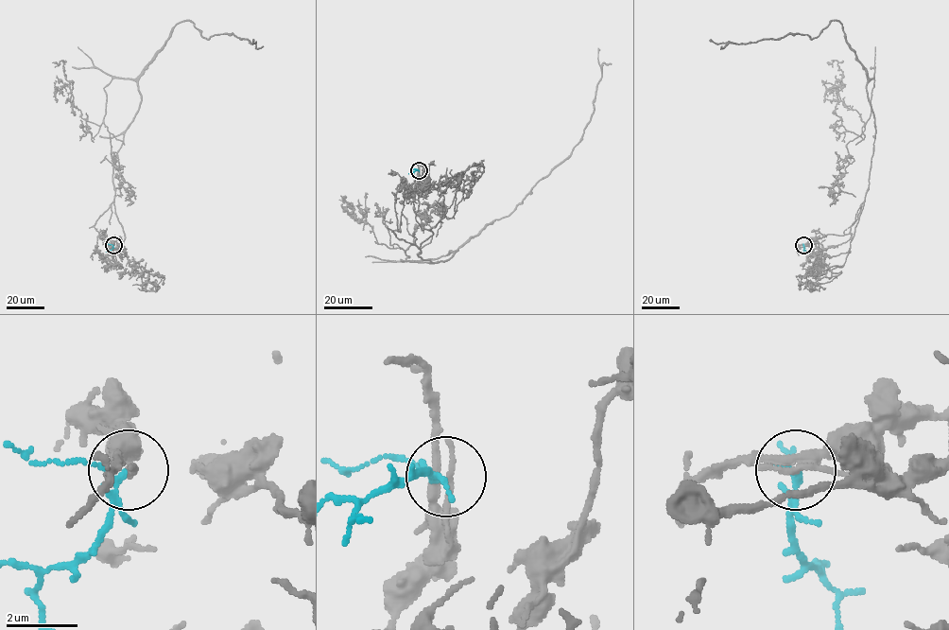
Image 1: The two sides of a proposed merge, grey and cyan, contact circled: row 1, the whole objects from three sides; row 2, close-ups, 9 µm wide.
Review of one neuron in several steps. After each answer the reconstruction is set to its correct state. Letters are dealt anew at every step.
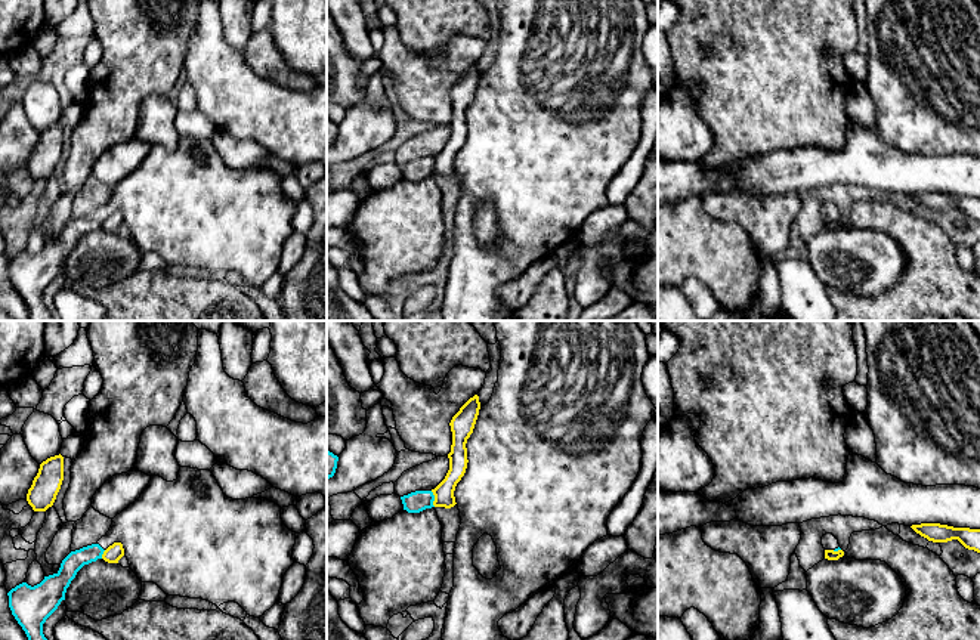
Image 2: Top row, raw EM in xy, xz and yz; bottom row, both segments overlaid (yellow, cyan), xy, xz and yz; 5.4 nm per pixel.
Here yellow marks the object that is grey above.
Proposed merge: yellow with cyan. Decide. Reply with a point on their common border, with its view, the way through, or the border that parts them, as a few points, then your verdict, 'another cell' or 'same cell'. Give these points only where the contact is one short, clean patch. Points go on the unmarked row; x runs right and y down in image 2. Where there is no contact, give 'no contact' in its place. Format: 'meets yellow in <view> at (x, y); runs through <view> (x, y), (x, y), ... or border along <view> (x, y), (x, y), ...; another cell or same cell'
meets yellow in xz at (435, 167); border along xz (430, 160), (435, 175); another cell

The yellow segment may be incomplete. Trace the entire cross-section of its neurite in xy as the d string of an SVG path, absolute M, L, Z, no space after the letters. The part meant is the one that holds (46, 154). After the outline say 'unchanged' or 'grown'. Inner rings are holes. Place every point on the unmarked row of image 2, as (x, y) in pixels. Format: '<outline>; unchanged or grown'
M55 124L40 133L38 142L27 163L34 180L46 180L53 174L64 149L64 126Z; unchanged

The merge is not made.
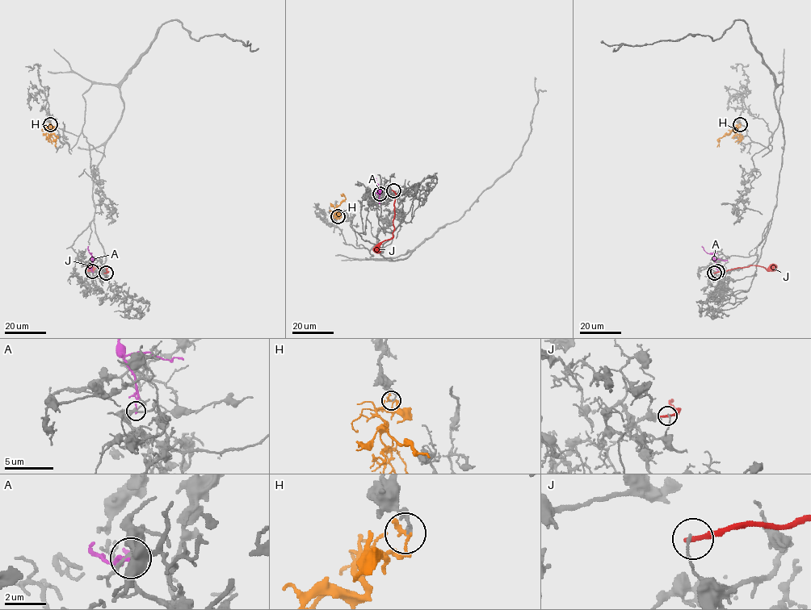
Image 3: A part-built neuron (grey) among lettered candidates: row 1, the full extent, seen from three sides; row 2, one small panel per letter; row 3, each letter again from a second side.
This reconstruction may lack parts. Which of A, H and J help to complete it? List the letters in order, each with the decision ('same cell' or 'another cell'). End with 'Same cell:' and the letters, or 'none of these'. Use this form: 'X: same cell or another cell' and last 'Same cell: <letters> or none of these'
A: another cell
H: another cell
J: another cell
Same cell: none of these

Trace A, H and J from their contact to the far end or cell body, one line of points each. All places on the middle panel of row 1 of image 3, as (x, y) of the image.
A: (380, 194), (376, 178)
H: (338, 217), (334, 212), (345, 199), (343, 194)
J: (393, 190), (395, 201), (392, 236), (384, 240), (377, 253)

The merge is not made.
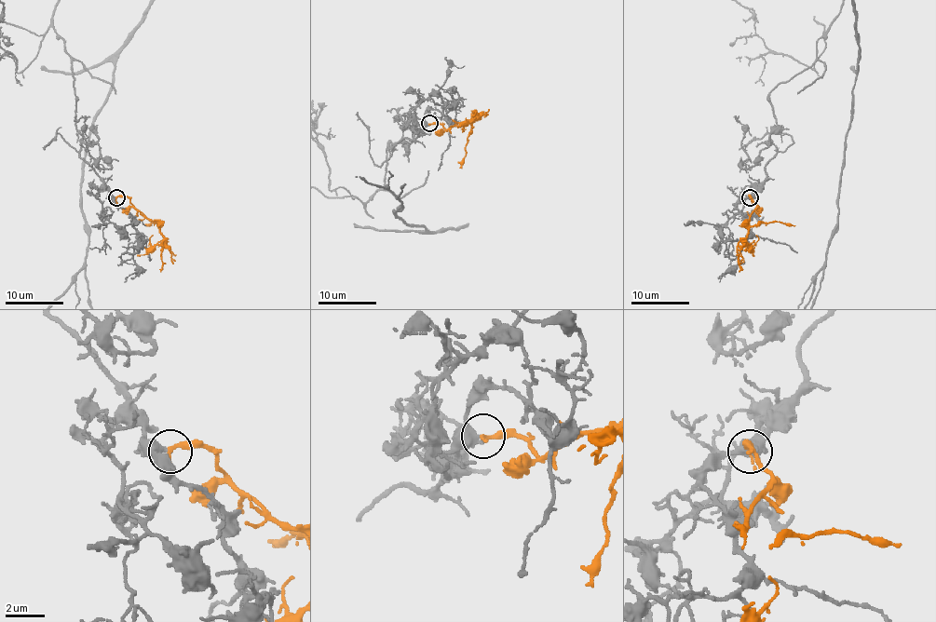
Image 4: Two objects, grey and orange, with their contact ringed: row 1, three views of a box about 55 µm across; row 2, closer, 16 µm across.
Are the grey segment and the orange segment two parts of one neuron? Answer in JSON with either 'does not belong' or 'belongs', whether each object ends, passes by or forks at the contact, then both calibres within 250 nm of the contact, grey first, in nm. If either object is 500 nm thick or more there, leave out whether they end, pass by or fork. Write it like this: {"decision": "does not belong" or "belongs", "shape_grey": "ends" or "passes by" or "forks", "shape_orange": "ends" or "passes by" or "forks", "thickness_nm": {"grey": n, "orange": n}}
{"decision": "belongs", "shape_grey": "passes by", "shape_orange": "ends", "thickness_nm": {"grey": 380, "orange": 280}}

